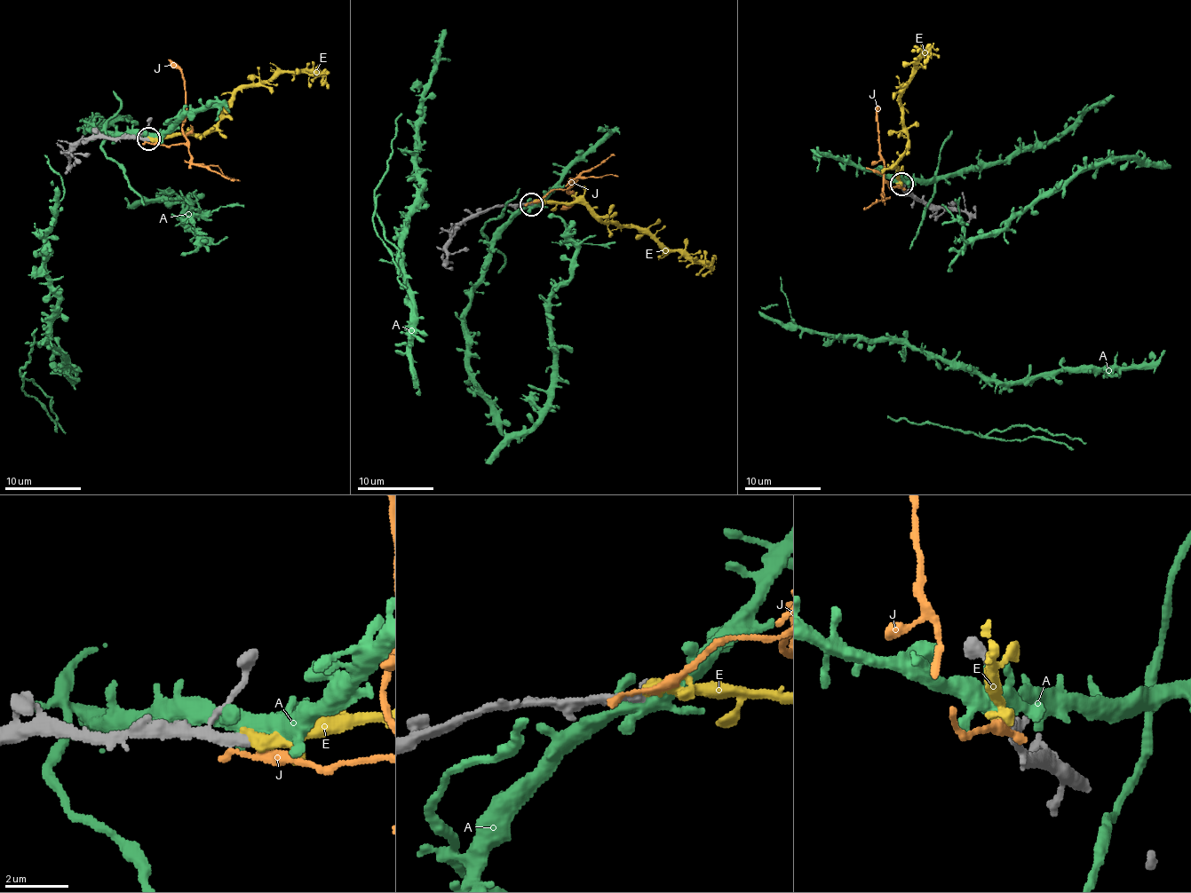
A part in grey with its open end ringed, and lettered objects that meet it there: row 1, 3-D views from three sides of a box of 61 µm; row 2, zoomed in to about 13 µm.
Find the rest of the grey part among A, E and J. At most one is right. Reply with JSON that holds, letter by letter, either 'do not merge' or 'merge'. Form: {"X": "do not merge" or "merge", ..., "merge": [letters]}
{"A": "do not merge", "E": "merge", "J": "do not merge", "merge": ["E"]}

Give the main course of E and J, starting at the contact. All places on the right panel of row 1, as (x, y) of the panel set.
E: (901, 183), (895, 163), (908, 144), (901, 92), (916, 67), (915, 60), (926, 51), (930, 53), (923, 64)
J: (901, 187), (900, 184), (891, 187), (884, 177), (877, 106)

